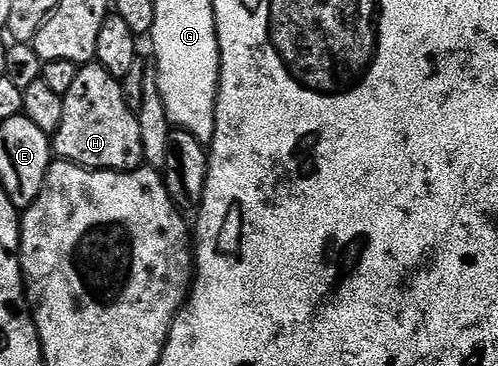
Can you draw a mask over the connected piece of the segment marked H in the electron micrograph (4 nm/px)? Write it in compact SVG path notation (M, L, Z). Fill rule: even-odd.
M96 62L79 67L72 90L62 97L64 118L52 134L52 152L82 168L104 172L132 172L143 167L140 122L124 102L121 83Z

